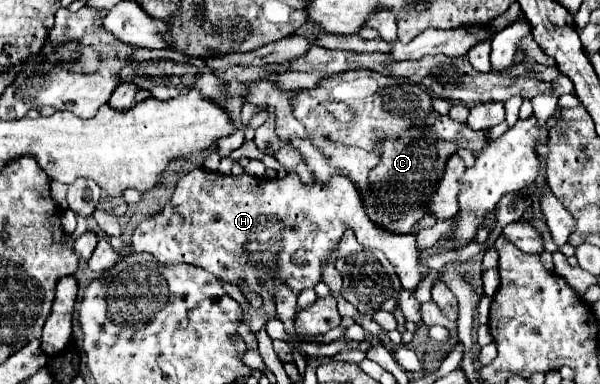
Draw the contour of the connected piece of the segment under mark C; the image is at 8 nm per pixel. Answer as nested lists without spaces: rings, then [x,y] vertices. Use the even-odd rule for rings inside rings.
[[[346,73],[344,77],[332,77],[328,81],[322,81],[318,89],[310,89],[310,91],[302,89],[298,93],[298,97],[292,101],[292,109],[294,109],[294,117],[304,123],[304,127],[310,135],[322,133],[330,141],[338,141],[344,145],[354,145],[354,147],[362,147],[362,149],[372,151],[376,147],[376,133],[374,131],[382,129],[384,133],[388,133],[388,141],[384,141],[384,145],[382,145],[380,165],[376,169],[372,169],[372,173],[370,173],[372,189],[362,195],[362,203],[364,203],[368,217],[378,227],[388,229],[392,233],[410,233],[412,227],[420,219],[426,217],[424,207],[428,205],[428,201],[436,189],[438,177],[444,171],[448,155],[452,155],[460,147],[480,151],[488,145],[488,133],[486,131],[474,131],[466,123],[458,123],[458,121],[452,121],[448,115],[436,113],[432,107],[430,95],[420,85],[396,83],[394,77],[384,77],[380,73]],[[324,101],[340,101],[340,103],[350,105],[354,109],[354,121],[352,123],[336,121],[324,109],[324,105],[322,105]]]

